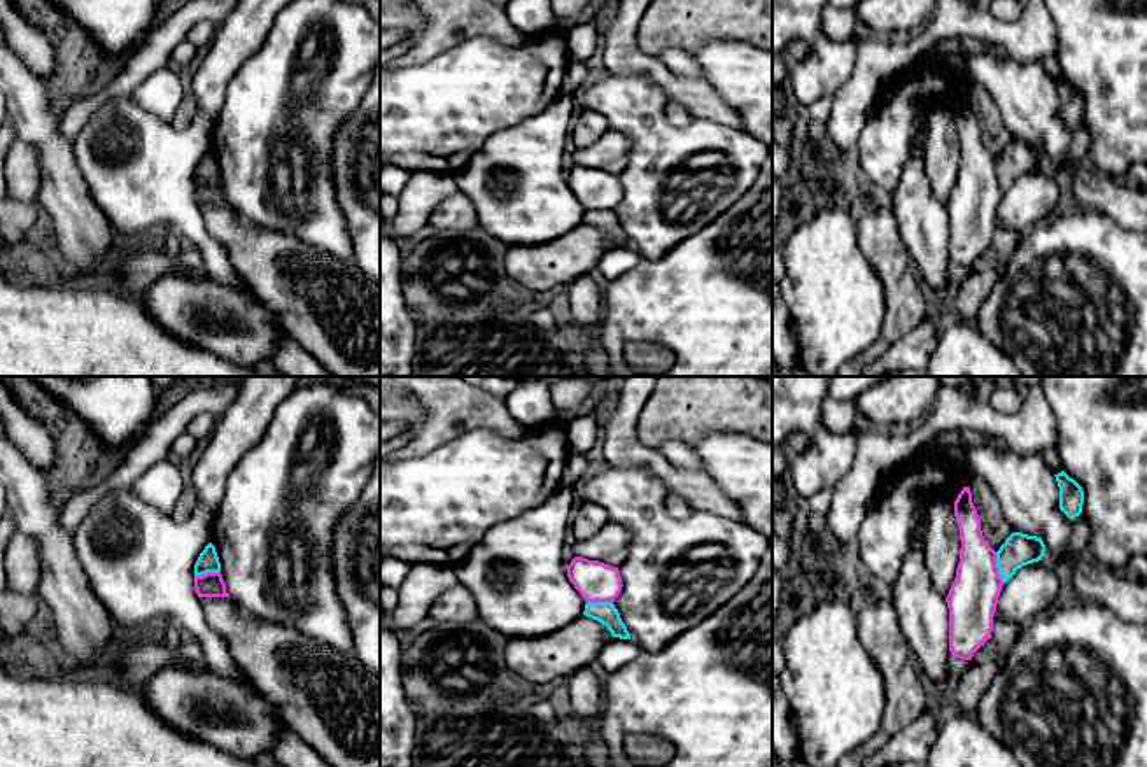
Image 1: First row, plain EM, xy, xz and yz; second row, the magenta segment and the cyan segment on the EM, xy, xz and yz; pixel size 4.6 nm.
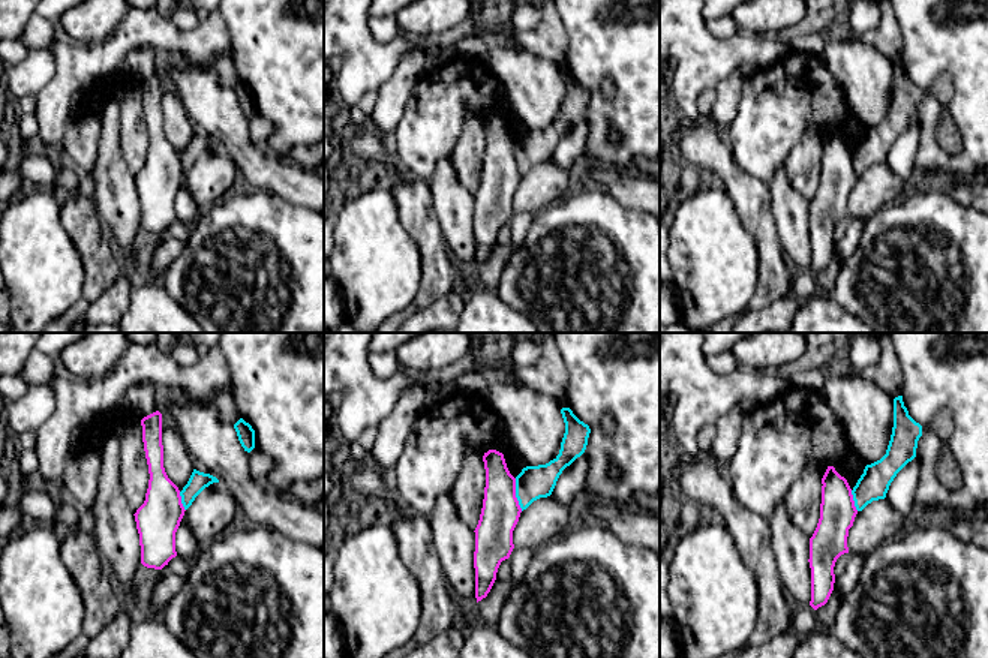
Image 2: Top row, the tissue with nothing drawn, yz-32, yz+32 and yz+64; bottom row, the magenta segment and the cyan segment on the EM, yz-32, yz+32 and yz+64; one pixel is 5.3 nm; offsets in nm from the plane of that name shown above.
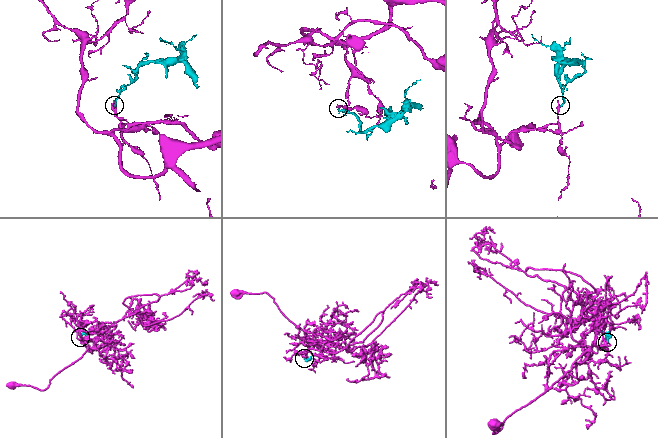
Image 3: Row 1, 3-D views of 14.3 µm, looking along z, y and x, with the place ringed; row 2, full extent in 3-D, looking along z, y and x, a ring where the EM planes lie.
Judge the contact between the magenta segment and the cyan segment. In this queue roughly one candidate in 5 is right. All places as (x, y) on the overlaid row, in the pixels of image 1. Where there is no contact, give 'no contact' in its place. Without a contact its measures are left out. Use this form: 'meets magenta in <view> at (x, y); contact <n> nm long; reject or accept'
meets magenta in yz at (997, 568); contact 150 nm long; reject

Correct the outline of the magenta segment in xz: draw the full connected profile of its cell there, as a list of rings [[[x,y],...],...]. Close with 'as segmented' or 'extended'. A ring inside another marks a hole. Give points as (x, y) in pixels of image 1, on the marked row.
[[[574,557],[567,566],[567,578],[585,602],[615,602],[622,592],[618,567],[599,560]]]; as segmented

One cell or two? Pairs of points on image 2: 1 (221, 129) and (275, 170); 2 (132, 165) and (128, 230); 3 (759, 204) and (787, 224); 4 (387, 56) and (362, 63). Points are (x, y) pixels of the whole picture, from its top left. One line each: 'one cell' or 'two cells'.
1: one cell
2: two cells
3: two cells
4: one cell

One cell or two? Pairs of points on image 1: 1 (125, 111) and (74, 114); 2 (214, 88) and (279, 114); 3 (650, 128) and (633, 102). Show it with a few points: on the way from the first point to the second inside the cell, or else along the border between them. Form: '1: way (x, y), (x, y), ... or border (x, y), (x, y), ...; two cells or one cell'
1: border (130, 93), (111, 97), (72, 140); two cells
2: border (249, 58), (230, 81), (221, 112), (214, 123); two cells
3: way (643, 121), (638, 109); one cell

